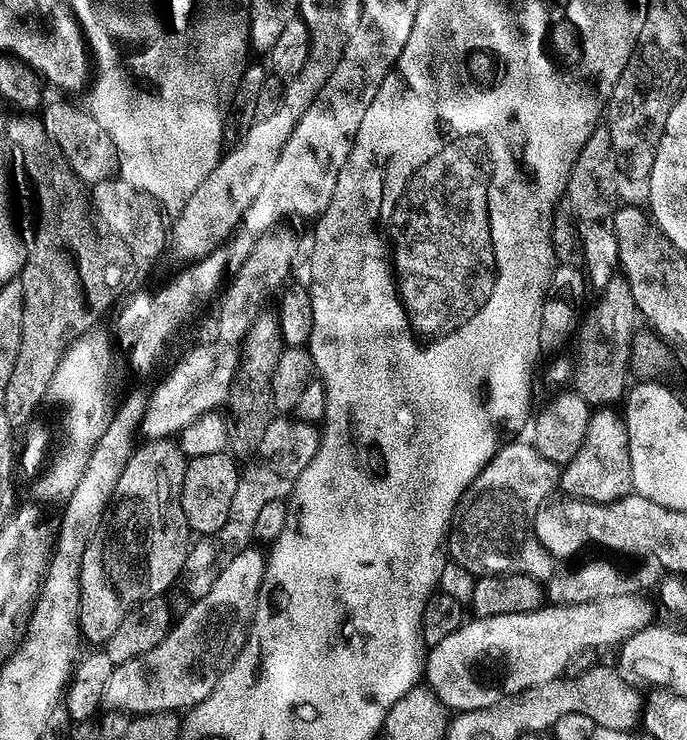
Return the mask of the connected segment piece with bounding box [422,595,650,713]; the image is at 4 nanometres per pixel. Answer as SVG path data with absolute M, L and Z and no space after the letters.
M639 595L602 598L601 601L582 602L581 605L556 605L549 603L522 614L498 614L469 619L454 634L427 649L422 664L422 680L432 695L445 709L453 713L482 710L500 696L518 694L527 688L542 686L565 675L567 664L582 651L600 650L623 643L638 630L649 627L648 608Z

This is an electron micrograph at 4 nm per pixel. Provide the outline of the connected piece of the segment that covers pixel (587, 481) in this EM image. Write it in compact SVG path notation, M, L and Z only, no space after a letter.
M600 406L589 415L586 438L578 454L563 465L558 476L558 488L564 491L561 493L565 497L600 504L612 503L632 492L628 435L624 429L623 415L615 407Z

